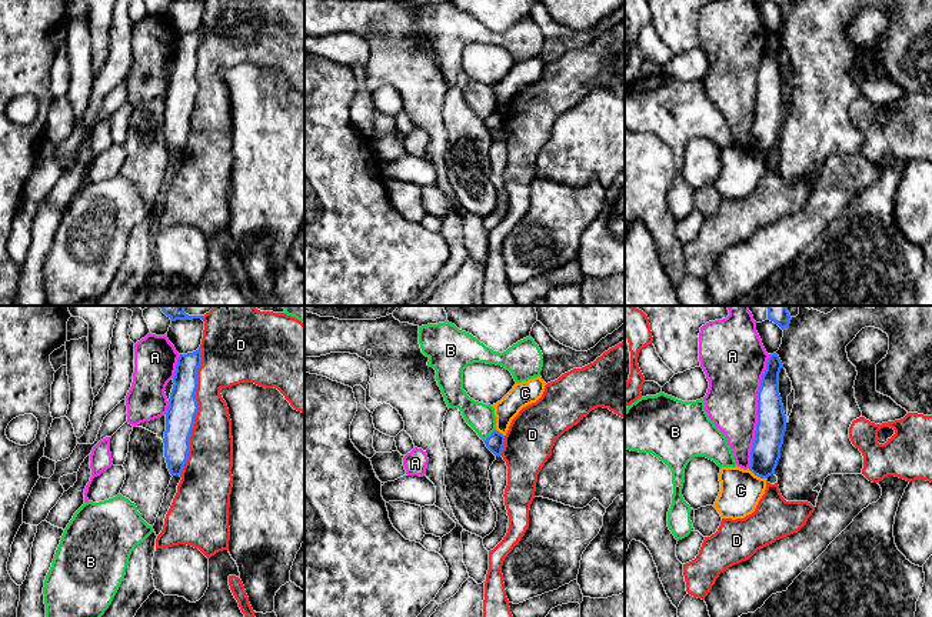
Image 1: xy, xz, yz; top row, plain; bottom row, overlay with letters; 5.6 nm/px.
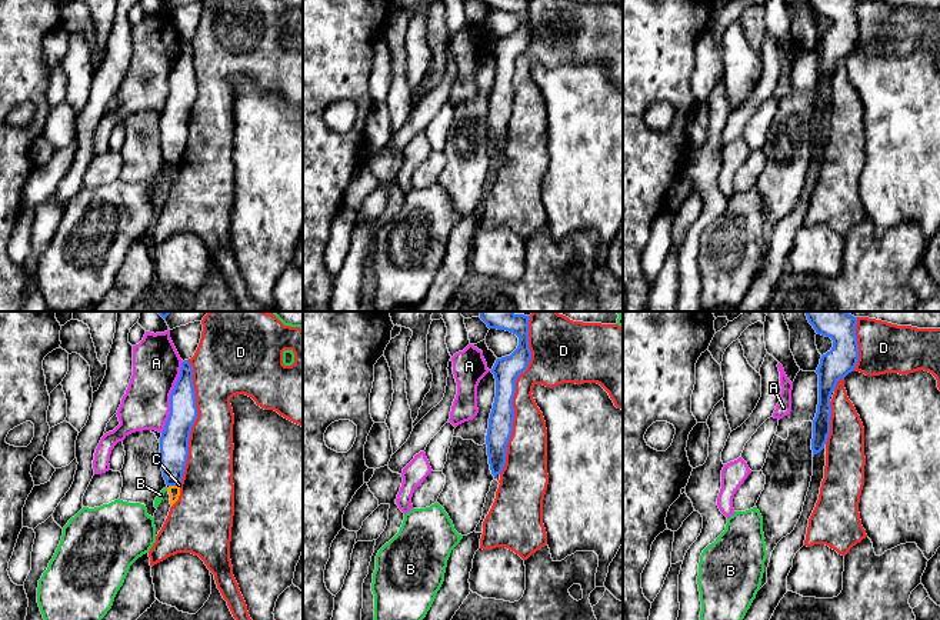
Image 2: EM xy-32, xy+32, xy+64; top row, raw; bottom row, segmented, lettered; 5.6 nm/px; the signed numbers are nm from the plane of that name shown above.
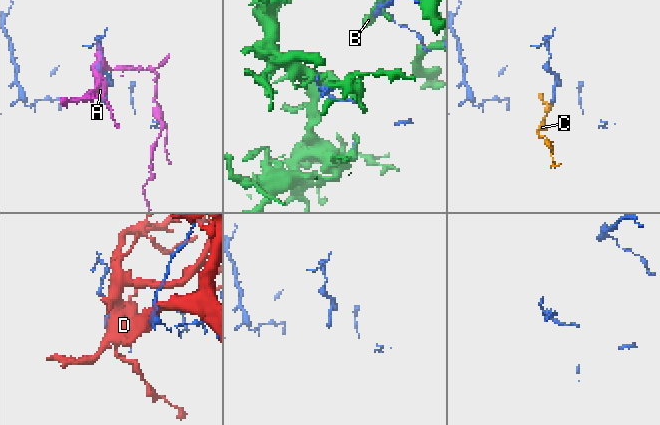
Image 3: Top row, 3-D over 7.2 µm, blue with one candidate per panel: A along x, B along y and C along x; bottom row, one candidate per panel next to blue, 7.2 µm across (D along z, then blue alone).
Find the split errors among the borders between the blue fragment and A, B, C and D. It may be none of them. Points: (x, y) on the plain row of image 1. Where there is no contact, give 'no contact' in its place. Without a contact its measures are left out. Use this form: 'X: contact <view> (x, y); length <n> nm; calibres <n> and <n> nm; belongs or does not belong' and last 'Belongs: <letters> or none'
A: contact yz (758, 92); length 650 nm; calibres 170 and 300 nm; does not belong
B: contact xz (491, 114); length 100 nm; calibres 100 and 160 nm; does not belong
C: contact yz (756, 154); length 120 nm; calibres 170 and 240 nm; does not belong
D: contact xy (196, 92); length 750 nm; calibres 170 and 240 nm; does not belong
Belongs: none

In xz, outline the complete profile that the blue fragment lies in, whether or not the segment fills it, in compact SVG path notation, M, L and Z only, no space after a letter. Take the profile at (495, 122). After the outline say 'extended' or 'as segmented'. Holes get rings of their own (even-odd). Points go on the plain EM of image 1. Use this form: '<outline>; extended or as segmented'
M495 110L486 120L483 120L486 127L495 134L500 136L505 126L505 116Z; as segmented

